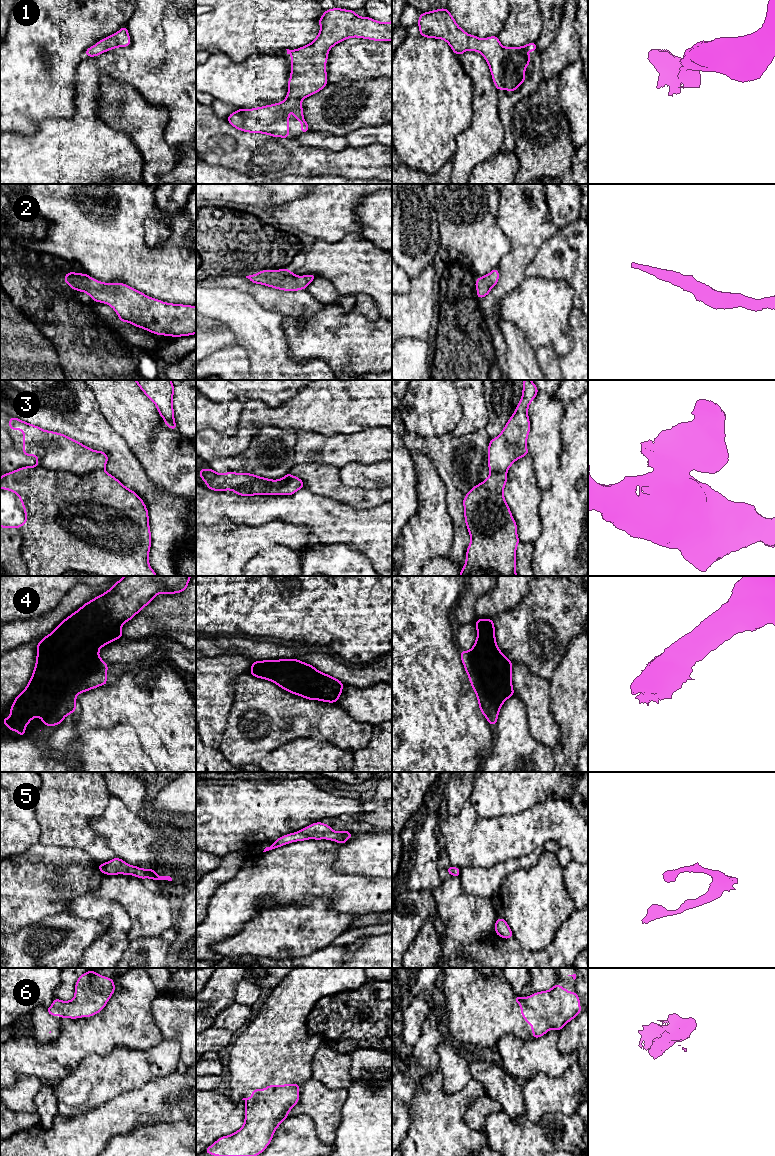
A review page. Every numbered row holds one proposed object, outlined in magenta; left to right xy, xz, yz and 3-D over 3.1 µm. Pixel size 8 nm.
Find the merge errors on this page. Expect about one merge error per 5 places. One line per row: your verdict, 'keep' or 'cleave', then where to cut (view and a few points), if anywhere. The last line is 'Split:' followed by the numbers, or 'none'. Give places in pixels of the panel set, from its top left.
1: keep | no cut
2: keep | no cut
3: cleave | xy (37, 465), (74, 473), (103, 469)
4: keep | no cut
5: keep | no cut
6: keep | no cut
Split: 3

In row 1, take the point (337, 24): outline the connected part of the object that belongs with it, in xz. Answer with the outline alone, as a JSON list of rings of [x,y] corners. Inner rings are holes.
[[[328,9],[318,23],[321,29],[309,45],[295,50],[286,49],[293,64],[290,66],[287,97],[272,105],[238,109],[227,118],[233,127],[249,133],[289,138],[289,110],[292,109],[293,116],[301,122],[302,134],[308,132],[301,102],[328,84],[325,64],[329,50],[352,37],[392,41],[392,21],[378,22],[369,17],[360,17],[353,10]]]

